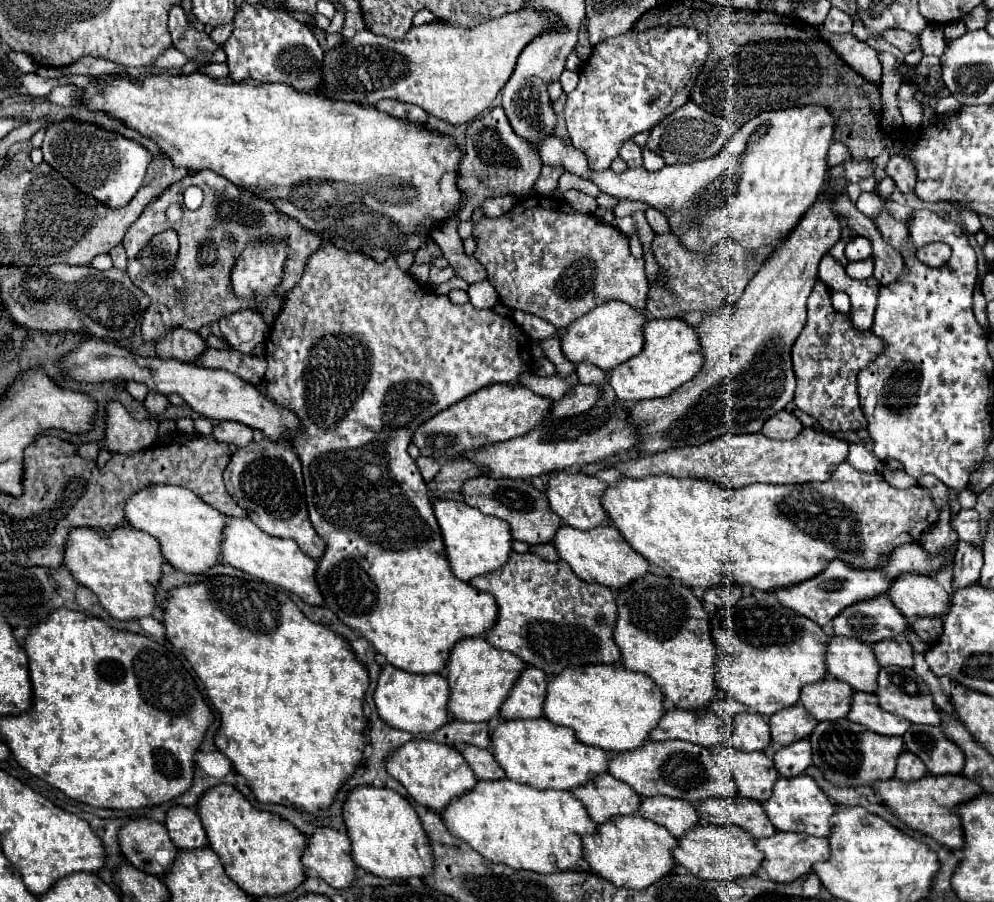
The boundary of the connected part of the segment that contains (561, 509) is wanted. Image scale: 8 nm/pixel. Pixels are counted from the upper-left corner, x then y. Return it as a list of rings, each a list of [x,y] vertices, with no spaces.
[[[550,474],[548,480],[548,500],[554,512],[564,520],[564,524],[580,530],[590,530],[596,526],[610,524],[606,510],[602,508],[602,492],[608,488],[606,482],[598,480],[596,476],[586,474]]]

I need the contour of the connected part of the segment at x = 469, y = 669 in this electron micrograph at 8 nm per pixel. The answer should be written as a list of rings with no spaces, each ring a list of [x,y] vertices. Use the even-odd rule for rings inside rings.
[[[482,636],[458,642],[448,662],[448,684],[452,692],[448,702],[450,714],[454,714],[456,720],[464,722],[490,722],[500,714],[502,704],[506,702],[510,690],[524,670],[524,660],[520,660],[512,652],[490,646]]]

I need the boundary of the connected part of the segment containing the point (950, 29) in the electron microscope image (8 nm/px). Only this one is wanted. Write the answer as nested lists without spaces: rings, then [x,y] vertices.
[[[954,20],[952,24],[946,24],[944,26],[944,32],[946,32],[946,36],[948,38],[960,38],[964,32],[966,32],[966,26],[964,26],[964,22],[962,20]]]

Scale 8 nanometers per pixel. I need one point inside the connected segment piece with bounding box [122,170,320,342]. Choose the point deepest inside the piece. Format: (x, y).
(211, 238)

